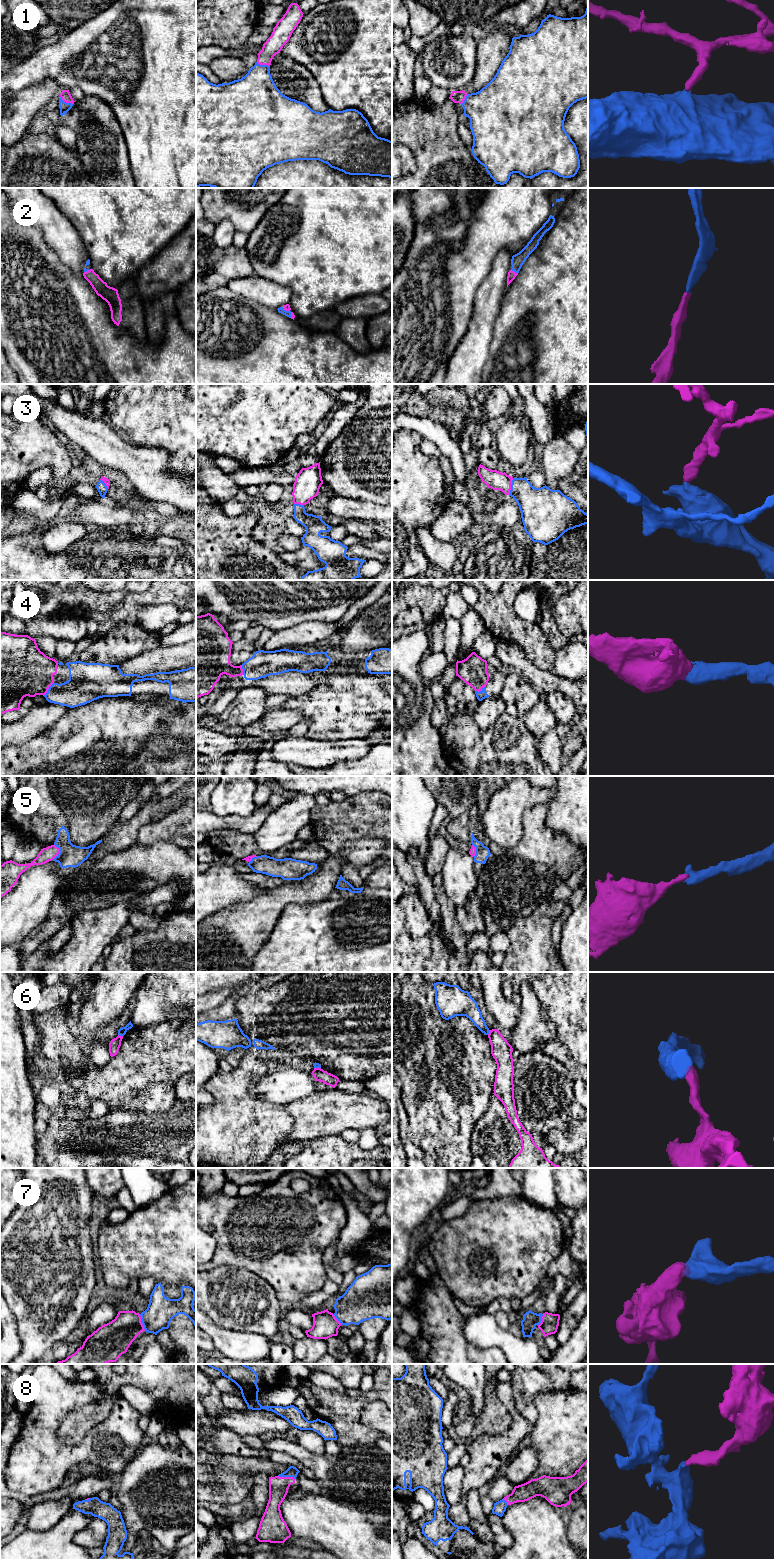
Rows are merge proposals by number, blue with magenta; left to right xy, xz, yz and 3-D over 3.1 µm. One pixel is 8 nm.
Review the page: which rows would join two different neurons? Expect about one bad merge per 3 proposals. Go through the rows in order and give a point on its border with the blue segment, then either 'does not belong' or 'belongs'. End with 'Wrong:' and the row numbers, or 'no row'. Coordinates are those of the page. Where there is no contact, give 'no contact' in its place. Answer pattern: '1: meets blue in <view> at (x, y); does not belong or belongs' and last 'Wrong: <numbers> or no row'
1: meets blue in xy at (65, 102); belongs
2: meets blue in yz at (514, 271); belongs
3: meets blue in yz at (511, 486); belongs
4: meets blue in xy at (48, 689); belongs
5: meets blue in xy at (60, 852); belongs
6: meets blue in xy at (120, 1035); does not belong
7: meets blue in xy at (141, 1321); belongs
8: meets blue in xz at (286, 1476); belongs
Wrong: 6

